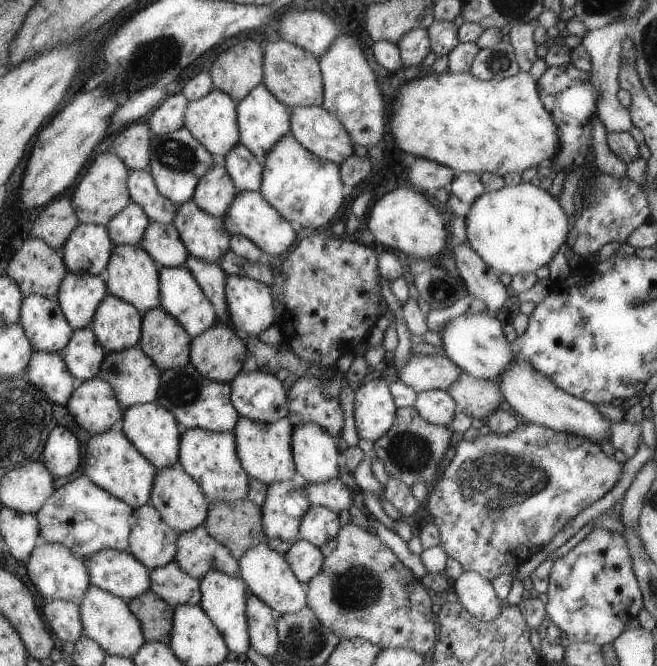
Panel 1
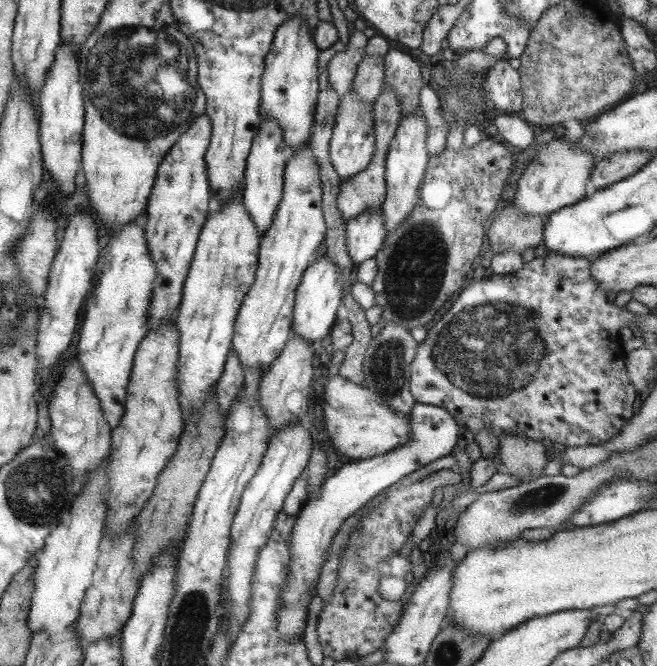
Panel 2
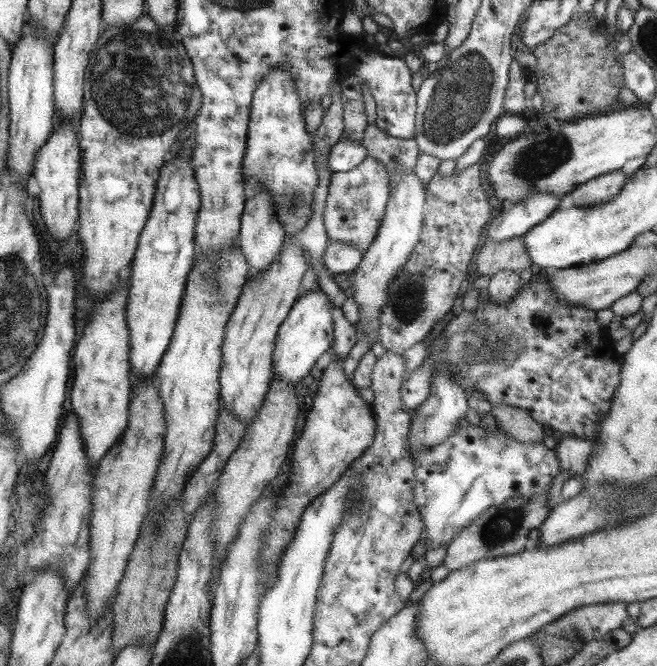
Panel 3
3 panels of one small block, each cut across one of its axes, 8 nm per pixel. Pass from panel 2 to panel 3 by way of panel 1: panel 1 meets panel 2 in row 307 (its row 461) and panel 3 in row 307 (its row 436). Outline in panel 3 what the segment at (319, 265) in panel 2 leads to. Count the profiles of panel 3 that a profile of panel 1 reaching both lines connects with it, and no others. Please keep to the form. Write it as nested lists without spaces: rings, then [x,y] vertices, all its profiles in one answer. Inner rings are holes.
[[[301,288],[301,293],[277,331],[273,354],[271,354],[274,378],[281,377],[292,387],[299,388],[299,380],[308,374],[309,369],[314,366],[323,352],[329,350],[333,342],[332,307],[320,288],[306,291]]]

